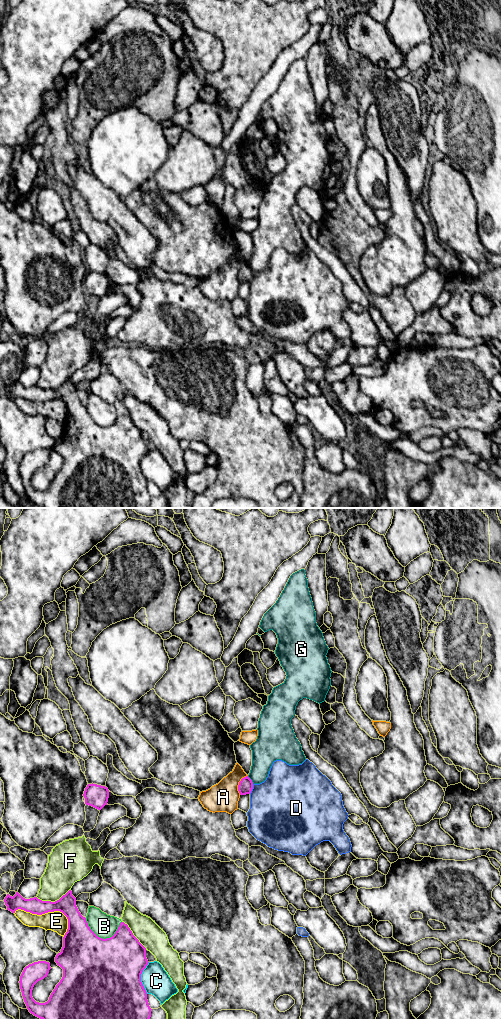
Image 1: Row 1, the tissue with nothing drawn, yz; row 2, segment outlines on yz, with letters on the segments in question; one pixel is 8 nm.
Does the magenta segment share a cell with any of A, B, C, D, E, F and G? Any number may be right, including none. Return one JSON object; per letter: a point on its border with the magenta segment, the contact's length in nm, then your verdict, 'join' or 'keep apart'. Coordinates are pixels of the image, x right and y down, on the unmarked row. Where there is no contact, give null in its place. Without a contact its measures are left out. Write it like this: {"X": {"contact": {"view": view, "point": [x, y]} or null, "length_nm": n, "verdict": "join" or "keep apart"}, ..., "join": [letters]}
{"A": {"contact": {"view": "yz", "point": [239, 272]}, "length_nm": 170, "verdict": "keep apart"}, "B": {"contact": {"view": "yz", "point": [102, 426]}, "length_nm": 300, "verdict": "keep apart"}, "C": {"contact": {"view": "yz", "point": [140, 466]}, "length_nm": 260, "verdict": "keep apart"}, "D": {"contact": {"view": "yz", "point": [252, 276]}, "length_nm": 90, "verdict": "keep apart"}, "E": {"contact": {"view": "yz", "point": [47, 400]}, "length_nm": 460, "verdict": "keep apart"}, "F": {"contact": {"view": "yz", "point": [53, 390]}, "length_nm": 280, "verdict": "keep apart"}, "G": {"contact": {"view": "yz", "point": [251, 268]}, "length_nm": 80, "verdict": "keep apart"}, "join": []}

